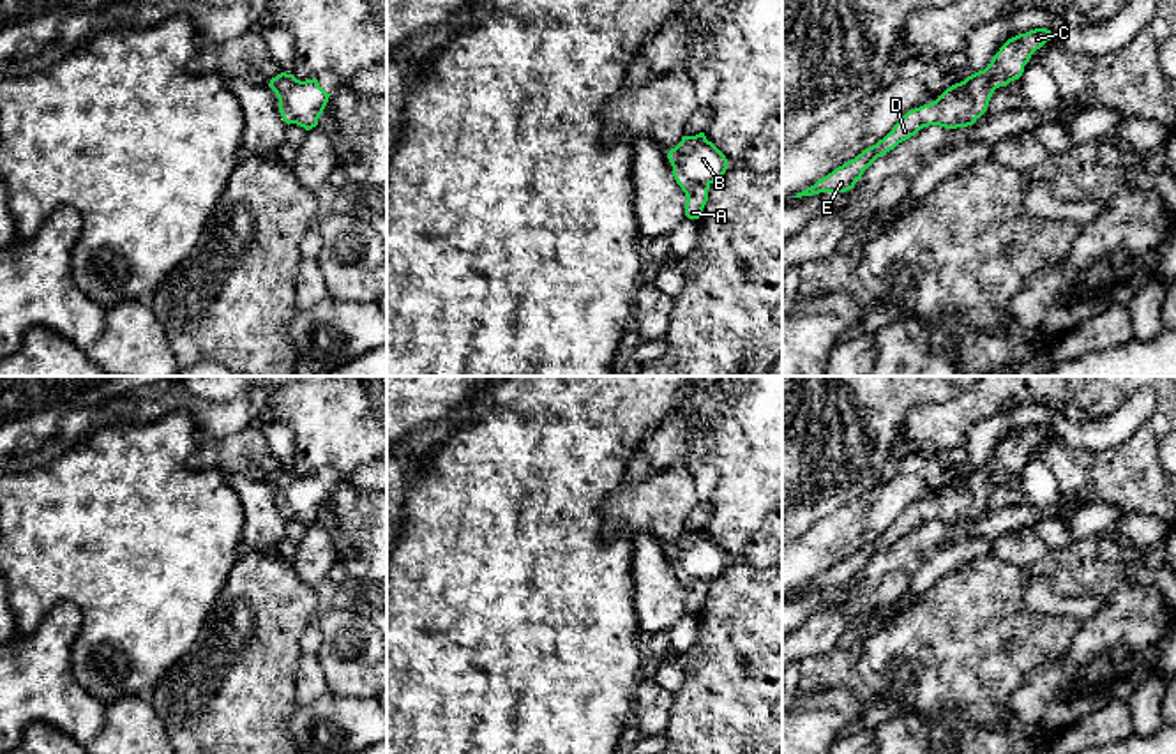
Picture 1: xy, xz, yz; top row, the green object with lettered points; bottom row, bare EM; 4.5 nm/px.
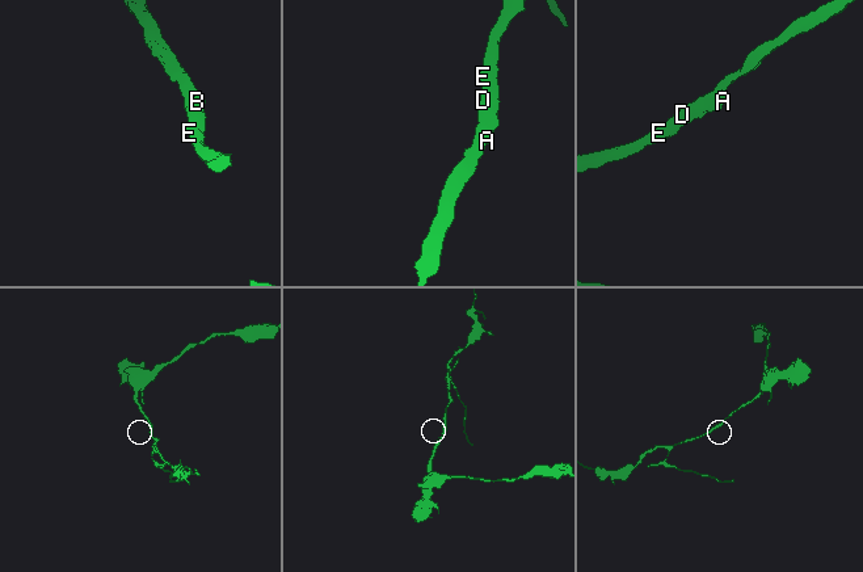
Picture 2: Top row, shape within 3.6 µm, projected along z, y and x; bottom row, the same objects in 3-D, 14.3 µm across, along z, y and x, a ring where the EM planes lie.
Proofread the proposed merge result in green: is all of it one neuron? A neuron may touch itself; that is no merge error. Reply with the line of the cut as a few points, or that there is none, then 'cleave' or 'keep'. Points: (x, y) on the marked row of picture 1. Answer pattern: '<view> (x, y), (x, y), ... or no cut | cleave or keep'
no cut | keep

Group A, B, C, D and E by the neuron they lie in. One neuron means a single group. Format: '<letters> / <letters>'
A B C D E

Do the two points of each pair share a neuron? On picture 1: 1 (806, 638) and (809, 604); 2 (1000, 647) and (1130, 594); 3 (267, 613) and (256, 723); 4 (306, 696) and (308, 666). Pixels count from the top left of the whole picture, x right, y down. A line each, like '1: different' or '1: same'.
1: different
2: different
3: same
4: same

